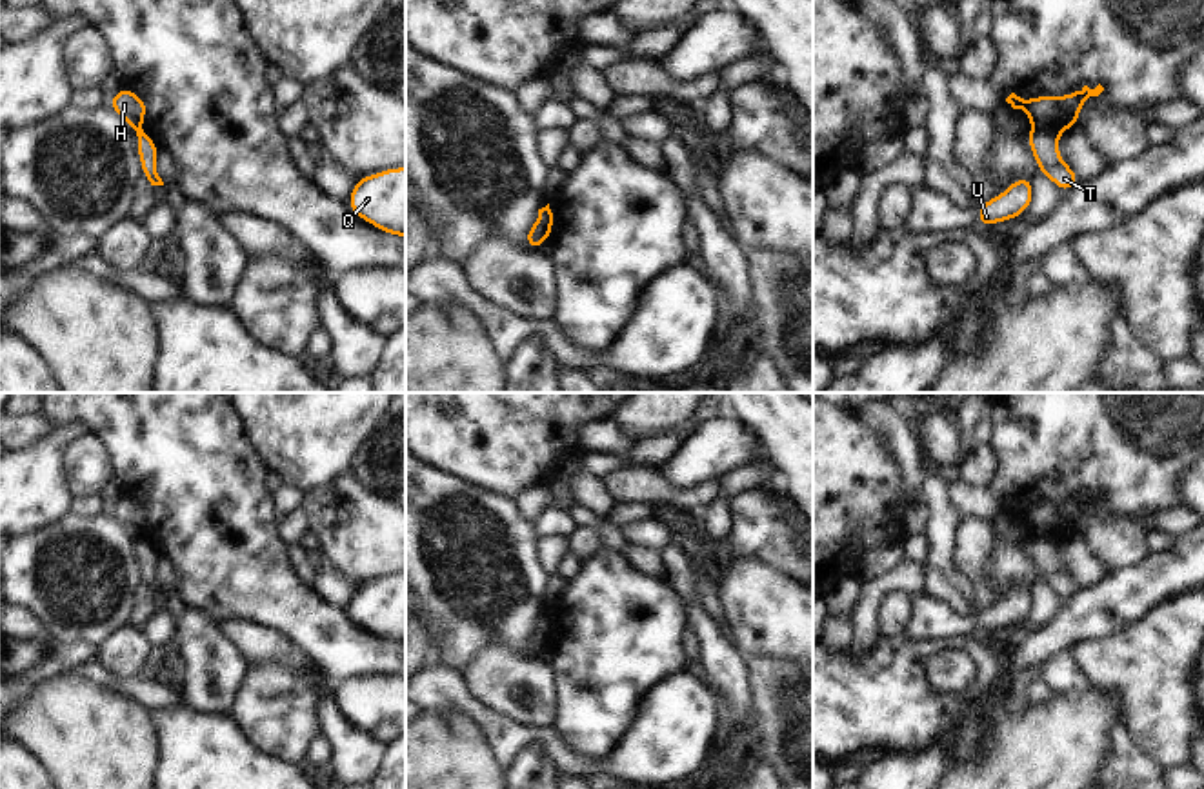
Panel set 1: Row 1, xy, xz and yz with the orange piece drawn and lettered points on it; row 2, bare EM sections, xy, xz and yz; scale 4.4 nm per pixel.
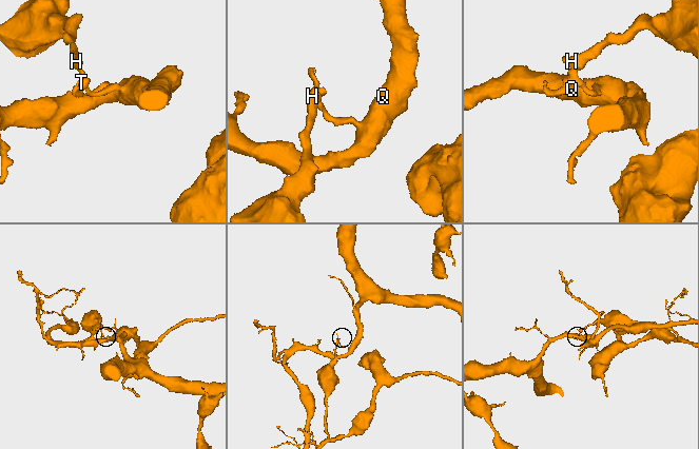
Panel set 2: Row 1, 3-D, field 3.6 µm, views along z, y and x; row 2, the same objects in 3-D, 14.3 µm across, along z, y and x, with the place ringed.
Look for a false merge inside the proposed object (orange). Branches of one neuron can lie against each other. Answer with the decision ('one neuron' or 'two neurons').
two neurons

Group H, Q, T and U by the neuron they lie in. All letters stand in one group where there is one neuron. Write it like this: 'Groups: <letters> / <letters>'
Groups: H / Q T U

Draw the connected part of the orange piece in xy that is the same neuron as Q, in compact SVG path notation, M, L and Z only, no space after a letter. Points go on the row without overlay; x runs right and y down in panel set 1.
M406 573L358 584L347 611L367 631L406 644Z

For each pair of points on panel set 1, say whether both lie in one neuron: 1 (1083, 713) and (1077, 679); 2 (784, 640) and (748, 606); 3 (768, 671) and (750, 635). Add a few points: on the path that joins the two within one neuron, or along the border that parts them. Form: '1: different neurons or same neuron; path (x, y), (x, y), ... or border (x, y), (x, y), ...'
1: different neurons; border (1090, 679), (1073, 689), (1048, 693)
2: same neuron; path (775, 631), (757, 613)
3: different neurons; border (750, 655), (762, 653), (793, 659)

